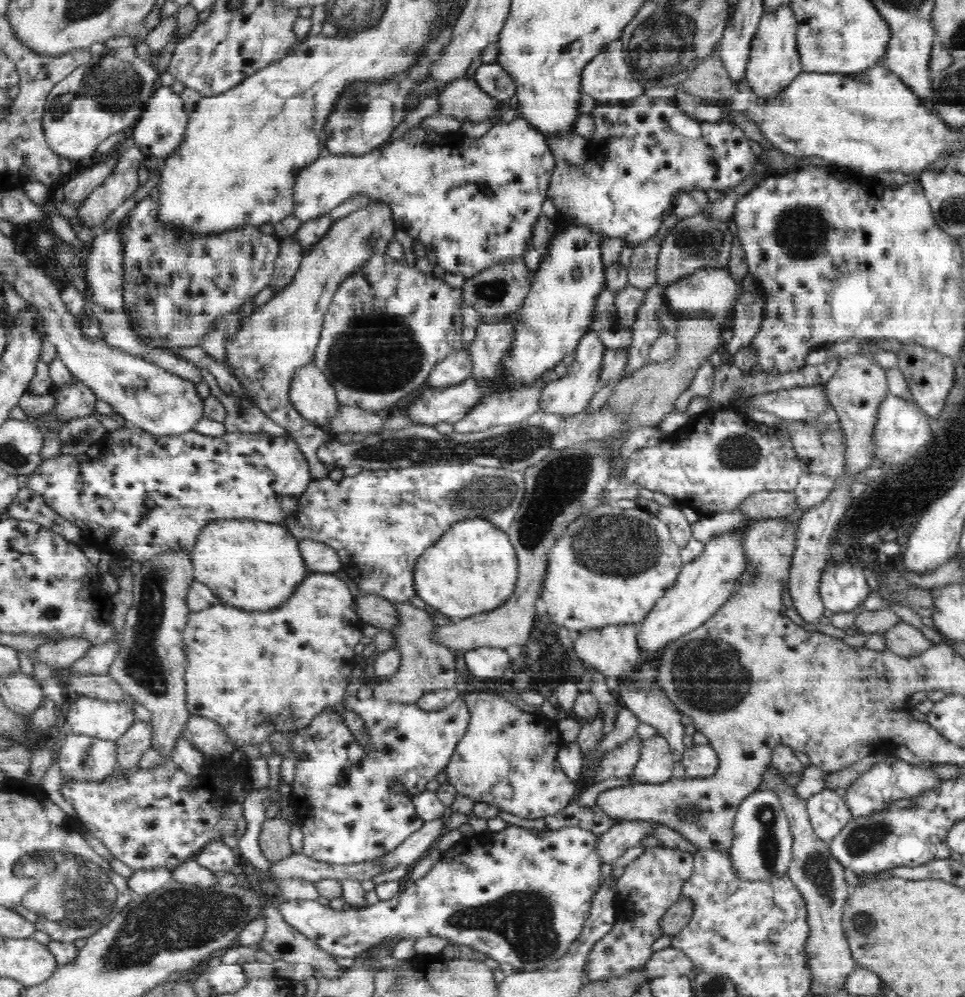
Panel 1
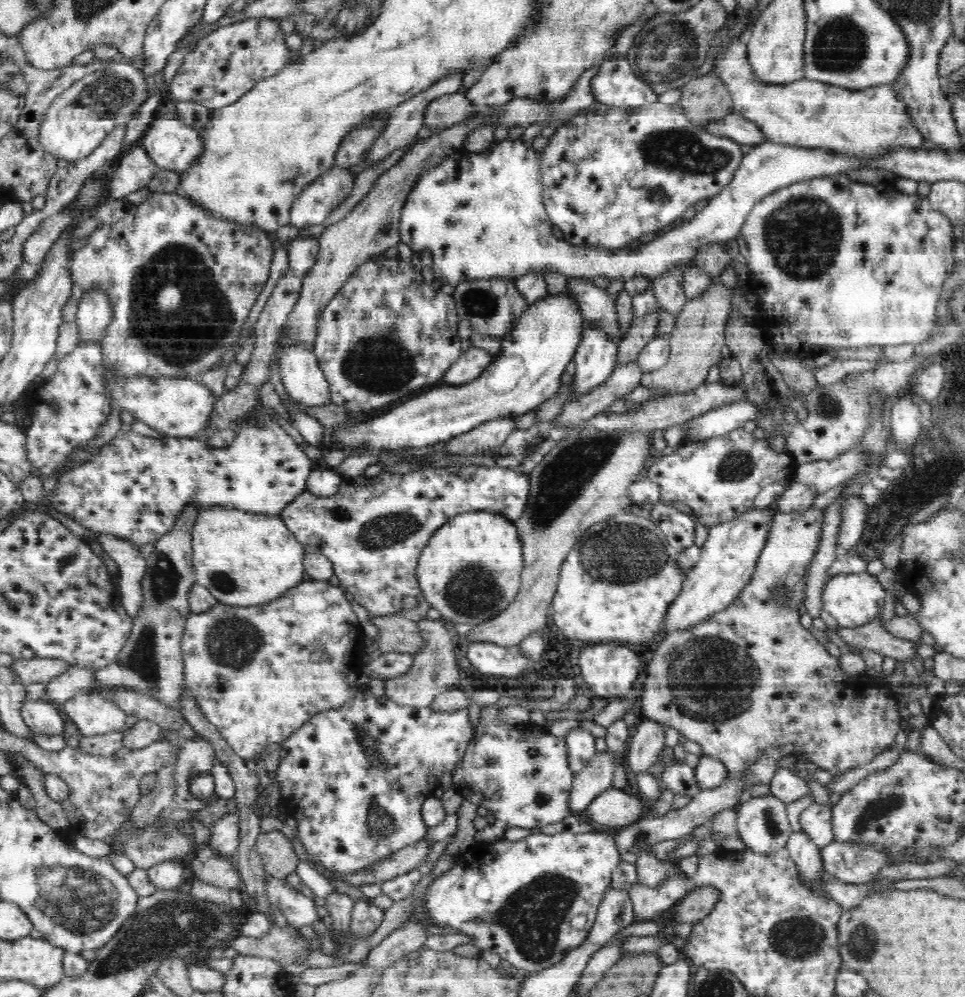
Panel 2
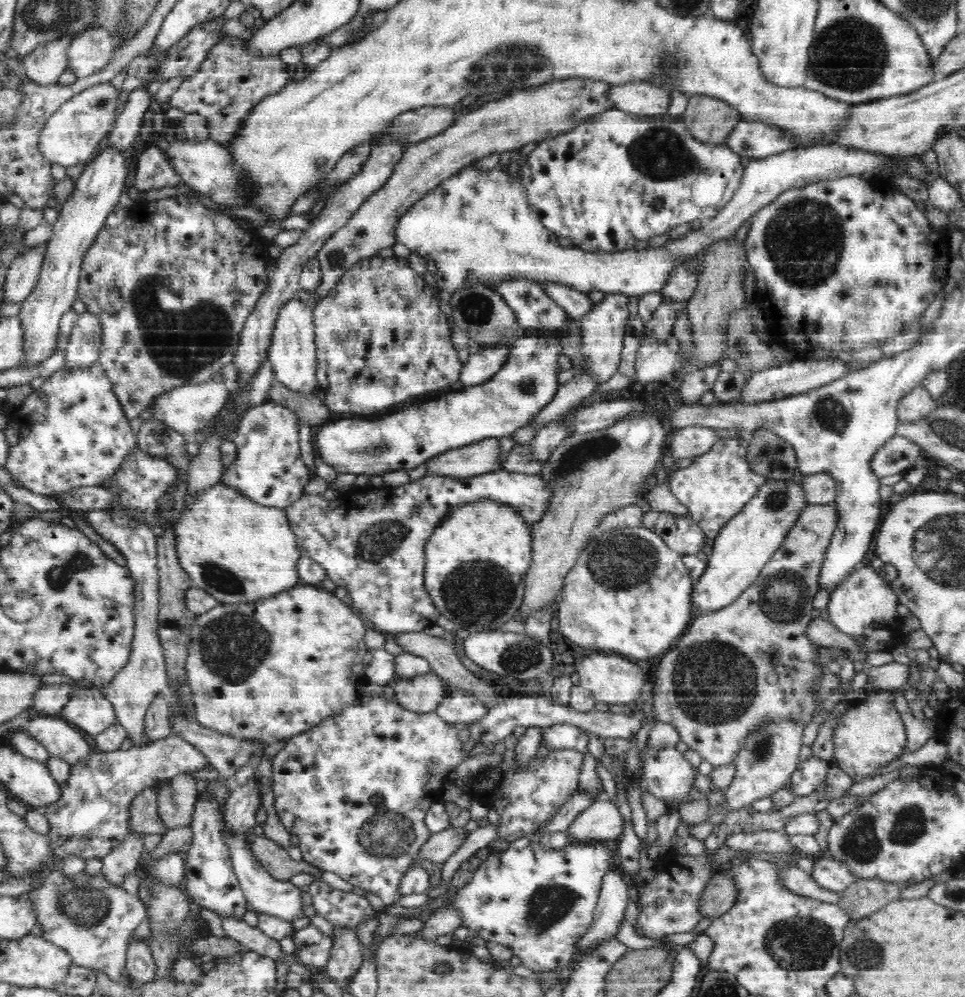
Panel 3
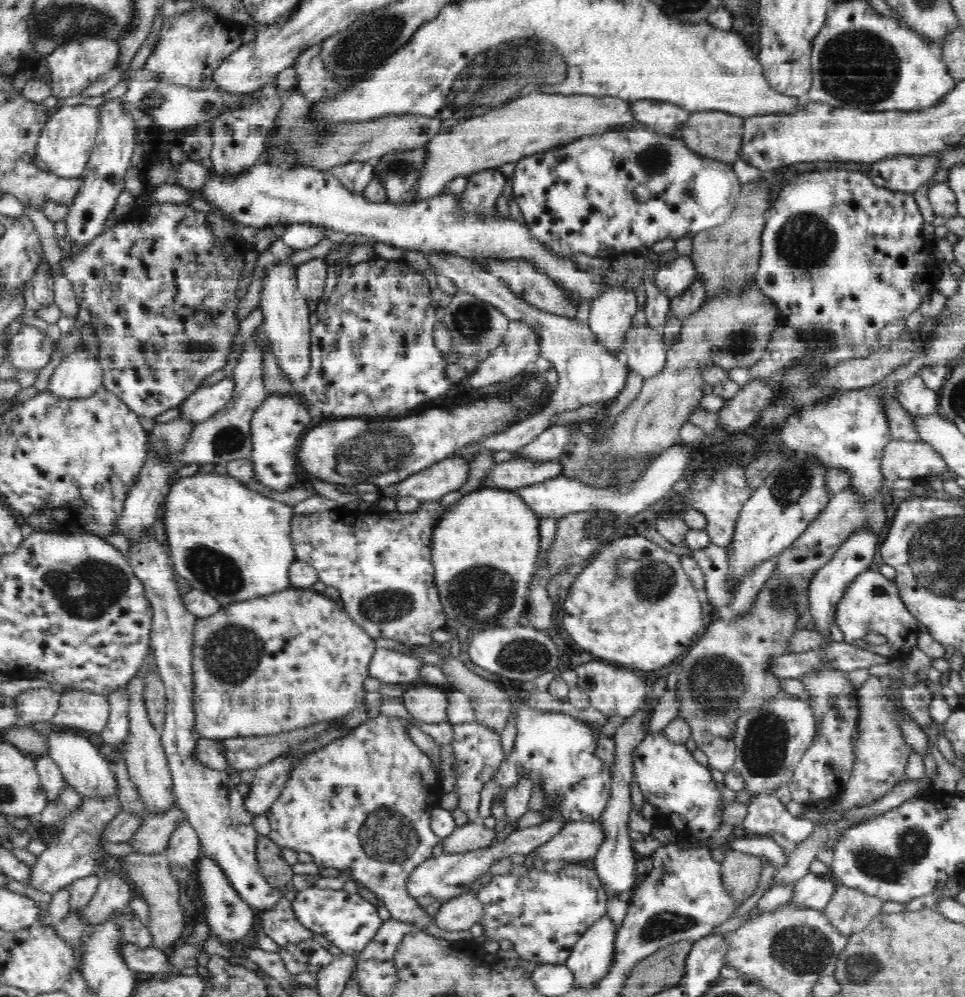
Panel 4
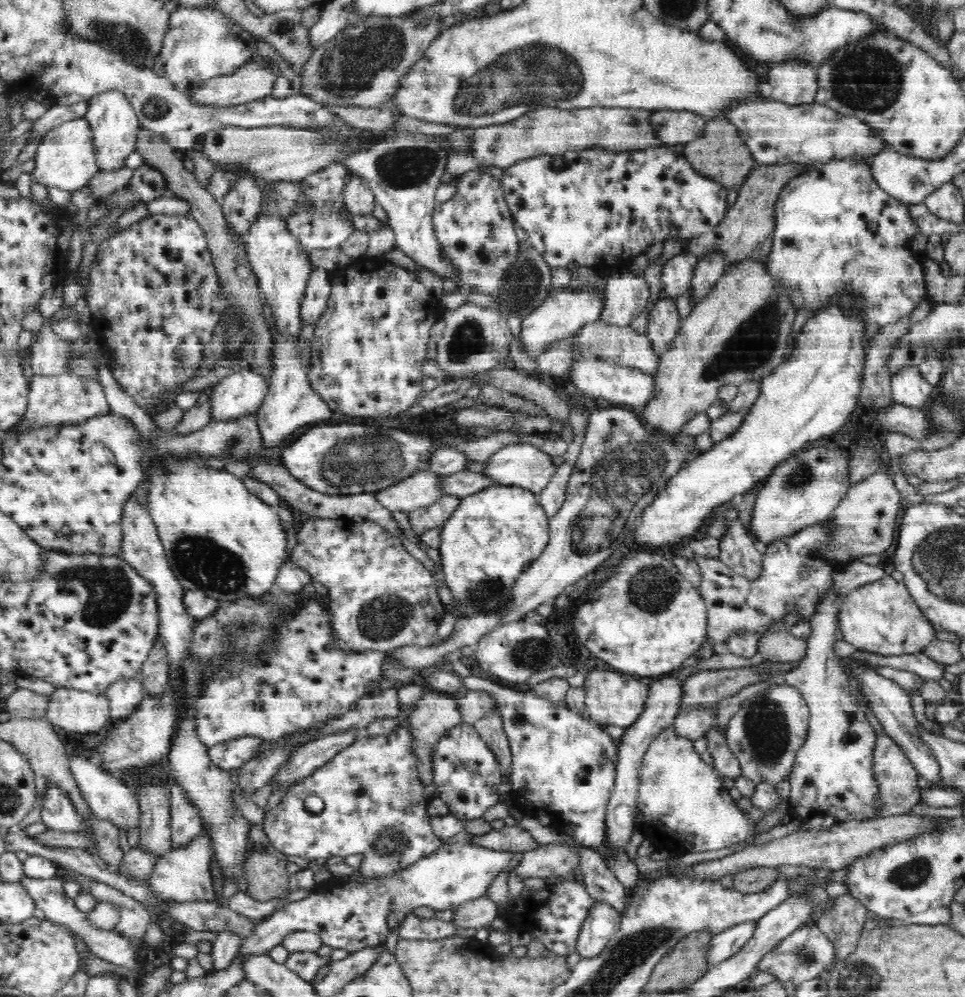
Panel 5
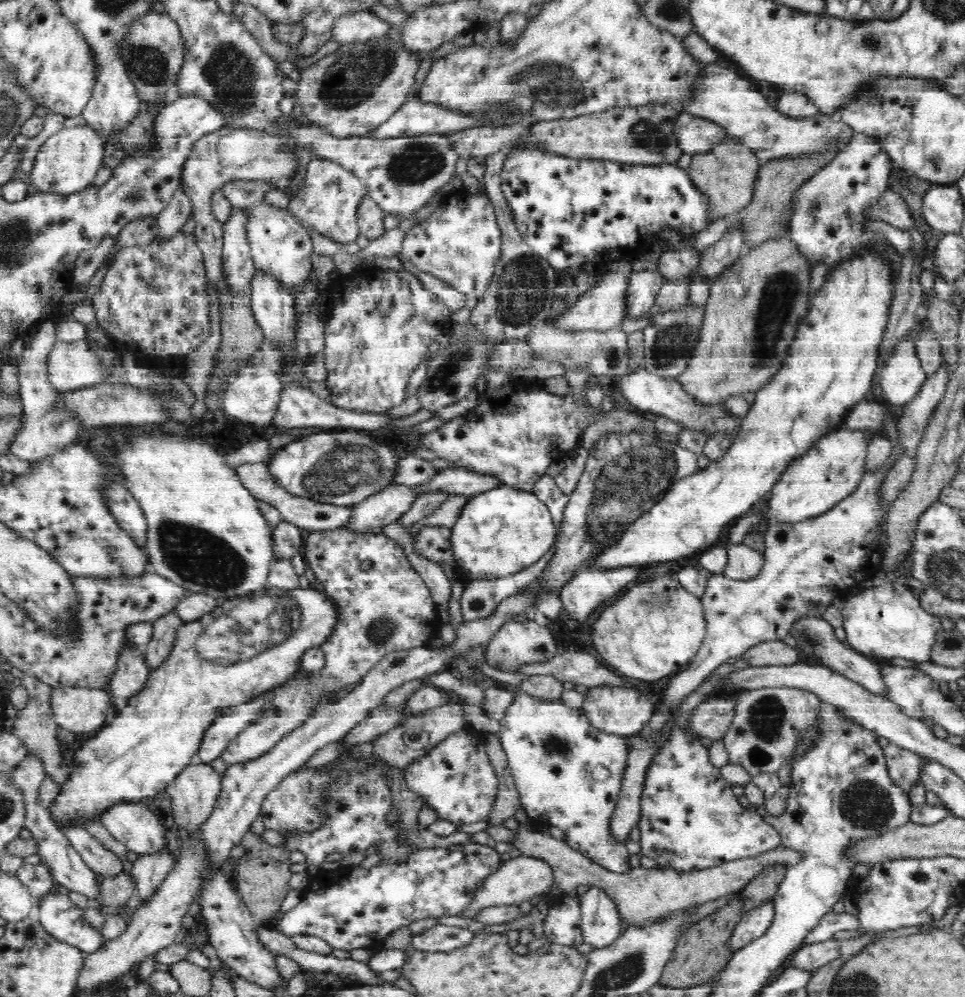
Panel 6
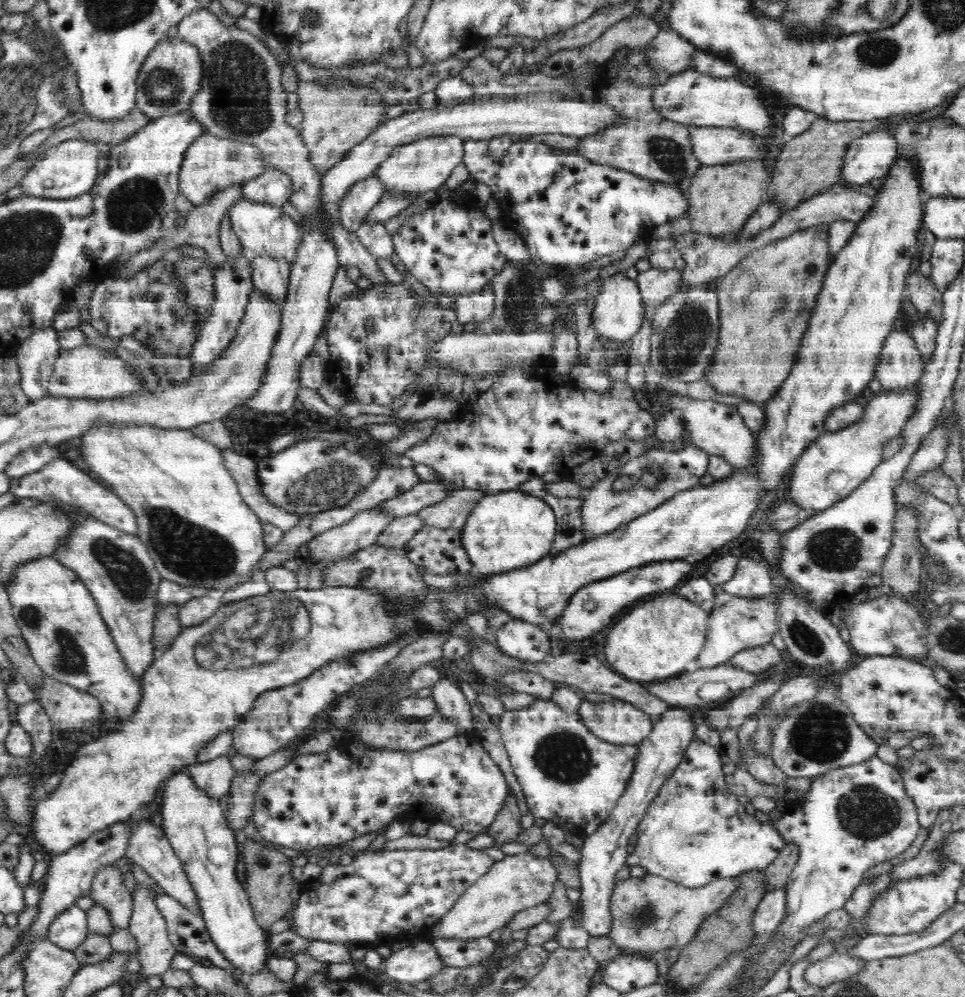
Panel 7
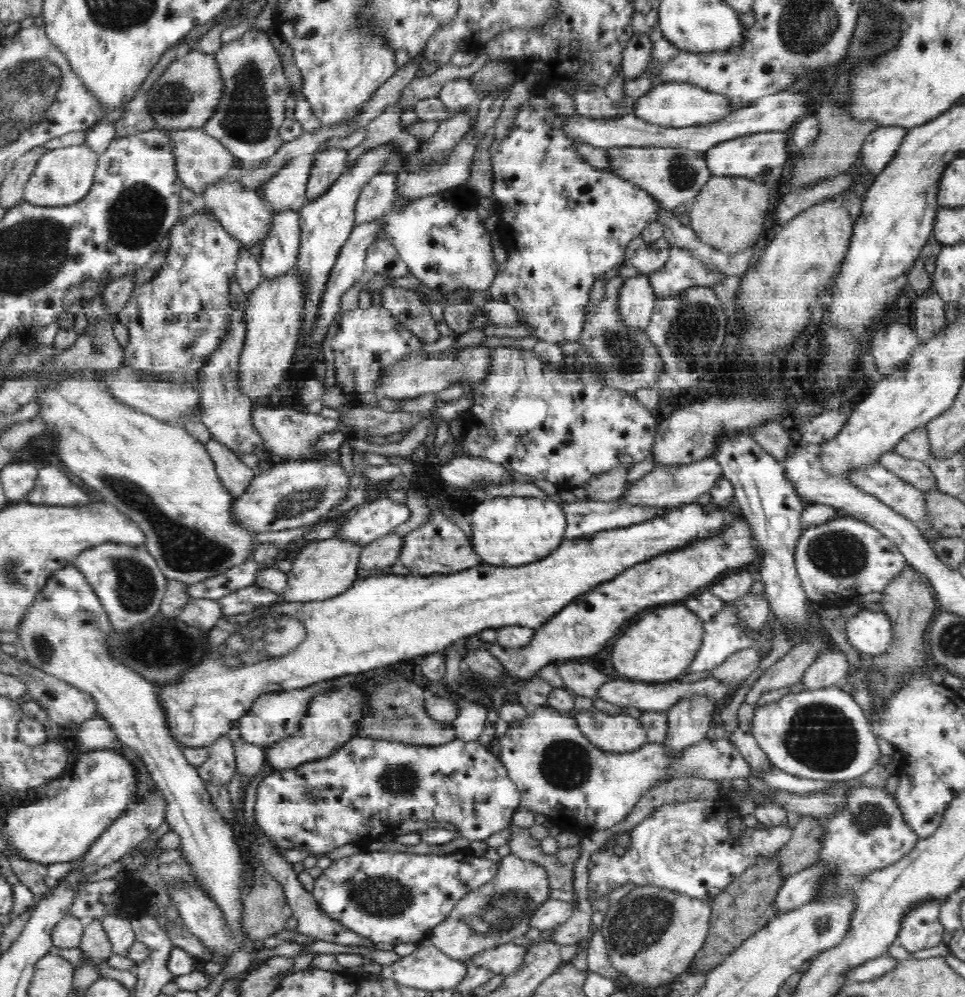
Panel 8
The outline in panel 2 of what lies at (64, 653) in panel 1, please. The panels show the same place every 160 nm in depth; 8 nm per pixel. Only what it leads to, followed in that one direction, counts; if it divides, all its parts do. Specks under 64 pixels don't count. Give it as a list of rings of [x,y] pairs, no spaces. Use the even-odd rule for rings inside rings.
[[[34,659],[15,660],[11,668],[21,684],[28,686],[34,683],[48,684],[59,674],[68,670],[68,665],[62,660]]]

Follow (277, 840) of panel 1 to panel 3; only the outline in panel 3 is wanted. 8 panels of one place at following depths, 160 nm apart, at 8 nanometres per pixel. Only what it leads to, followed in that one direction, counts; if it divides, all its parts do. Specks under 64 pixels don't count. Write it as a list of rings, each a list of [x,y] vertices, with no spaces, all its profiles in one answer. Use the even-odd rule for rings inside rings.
[[[264,835],[257,836],[249,846],[257,861],[277,881],[290,881],[290,878],[299,872],[305,872],[312,876],[320,876],[323,872],[320,868],[308,864],[304,860],[293,860],[284,847]]]

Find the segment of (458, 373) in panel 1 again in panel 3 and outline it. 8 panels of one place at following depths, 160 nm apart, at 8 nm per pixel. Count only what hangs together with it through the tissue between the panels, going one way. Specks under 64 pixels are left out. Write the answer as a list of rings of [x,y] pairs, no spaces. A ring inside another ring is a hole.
[[[509,343],[499,346],[484,346],[479,353],[469,354],[462,365],[459,382],[461,387],[479,385],[489,381],[509,358]]]

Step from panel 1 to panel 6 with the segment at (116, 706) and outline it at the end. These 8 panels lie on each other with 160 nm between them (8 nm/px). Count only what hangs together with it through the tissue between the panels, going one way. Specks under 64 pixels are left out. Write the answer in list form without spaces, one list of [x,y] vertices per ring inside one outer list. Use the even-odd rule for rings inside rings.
[[[67,687],[51,693],[55,721],[73,733],[97,732],[104,726],[111,704],[109,694],[102,689]]]

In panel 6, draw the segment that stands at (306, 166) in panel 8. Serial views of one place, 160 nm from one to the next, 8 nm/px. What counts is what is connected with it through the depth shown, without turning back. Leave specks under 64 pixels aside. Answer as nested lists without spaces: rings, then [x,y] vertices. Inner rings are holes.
[[[238,180],[228,183],[221,191],[234,210],[250,208],[252,205],[264,202],[264,195],[268,190],[276,189],[274,185],[262,180]]]

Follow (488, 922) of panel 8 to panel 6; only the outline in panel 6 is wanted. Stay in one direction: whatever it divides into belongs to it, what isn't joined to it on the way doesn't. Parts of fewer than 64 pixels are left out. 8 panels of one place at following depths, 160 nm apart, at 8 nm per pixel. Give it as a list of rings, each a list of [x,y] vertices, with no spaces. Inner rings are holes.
[[[514,855],[513,859],[501,864],[498,869],[482,882],[482,888],[474,892],[474,896],[470,900],[471,904],[463,910],[463,914],[460,916],[466,916],[476,920],[477,916],[480,916],[486,908],[518,907],[523,900],[530,901],[533,896],[549,896],[549,890],[554,886],[553,873],[552,867],[542,859]]]

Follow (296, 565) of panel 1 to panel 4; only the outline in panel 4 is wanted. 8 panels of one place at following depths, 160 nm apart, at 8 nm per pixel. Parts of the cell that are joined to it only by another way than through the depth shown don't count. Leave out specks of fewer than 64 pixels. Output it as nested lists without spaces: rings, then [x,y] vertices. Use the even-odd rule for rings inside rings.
[[[197,473],[171,484],[162,510],[162,524],[173,568],[180,577],[186,579],[190,588],[213,596],[222,606],[290,588],[288,570],[296,560],[291,539],[294,506],[252,491],[227,473]]]

